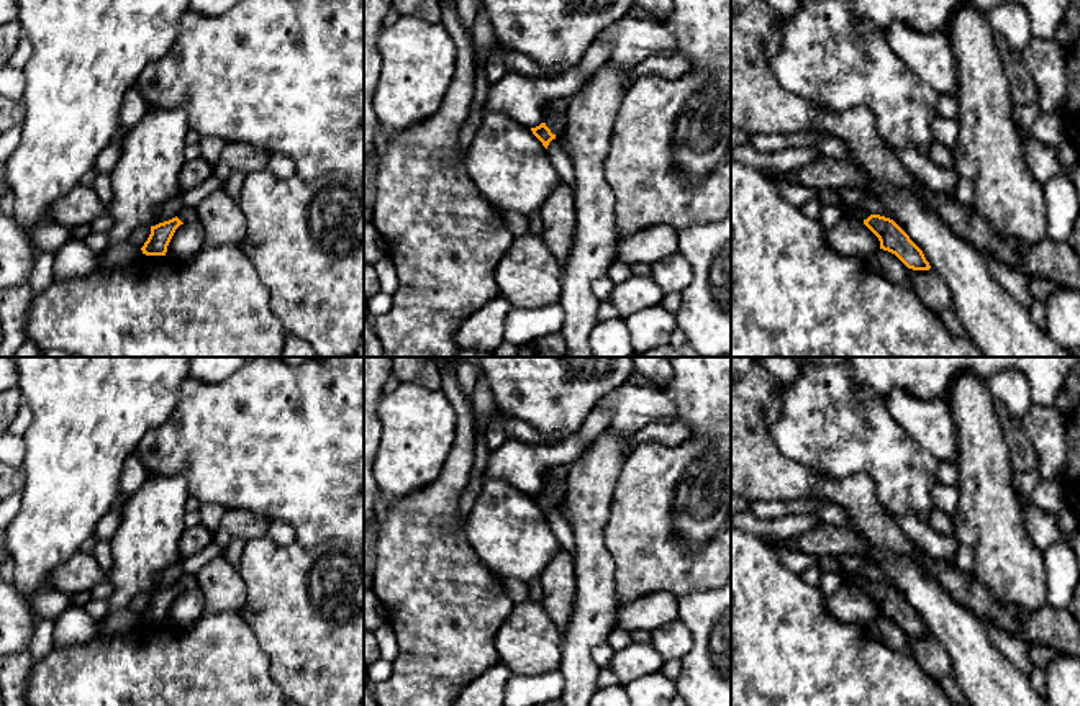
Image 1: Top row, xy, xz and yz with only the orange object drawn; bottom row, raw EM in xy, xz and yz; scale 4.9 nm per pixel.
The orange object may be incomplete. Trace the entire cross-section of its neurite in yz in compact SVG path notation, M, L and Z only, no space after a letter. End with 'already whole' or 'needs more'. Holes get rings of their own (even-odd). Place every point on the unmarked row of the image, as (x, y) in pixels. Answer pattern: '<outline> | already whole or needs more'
M813 557L819 570L841 572L846 583L862 588L880 608L880 616L895 621L908 636L929 637L923 618L910 606L910 603L890 585L880 582L867 582L859 573L846 570L837 557Z | needs more

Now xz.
M569 462L559 464L551 468L551 477L544 483L544 488L531 495L533 501L542 509L547 516L549 509L556 506L565 493L565 478L569 473Z | needs more

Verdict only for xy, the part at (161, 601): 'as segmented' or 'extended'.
extended

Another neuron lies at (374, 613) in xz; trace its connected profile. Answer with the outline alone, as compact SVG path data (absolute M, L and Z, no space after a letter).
M364 588L364 631L374 632L387 624L387 613L372 588Z

